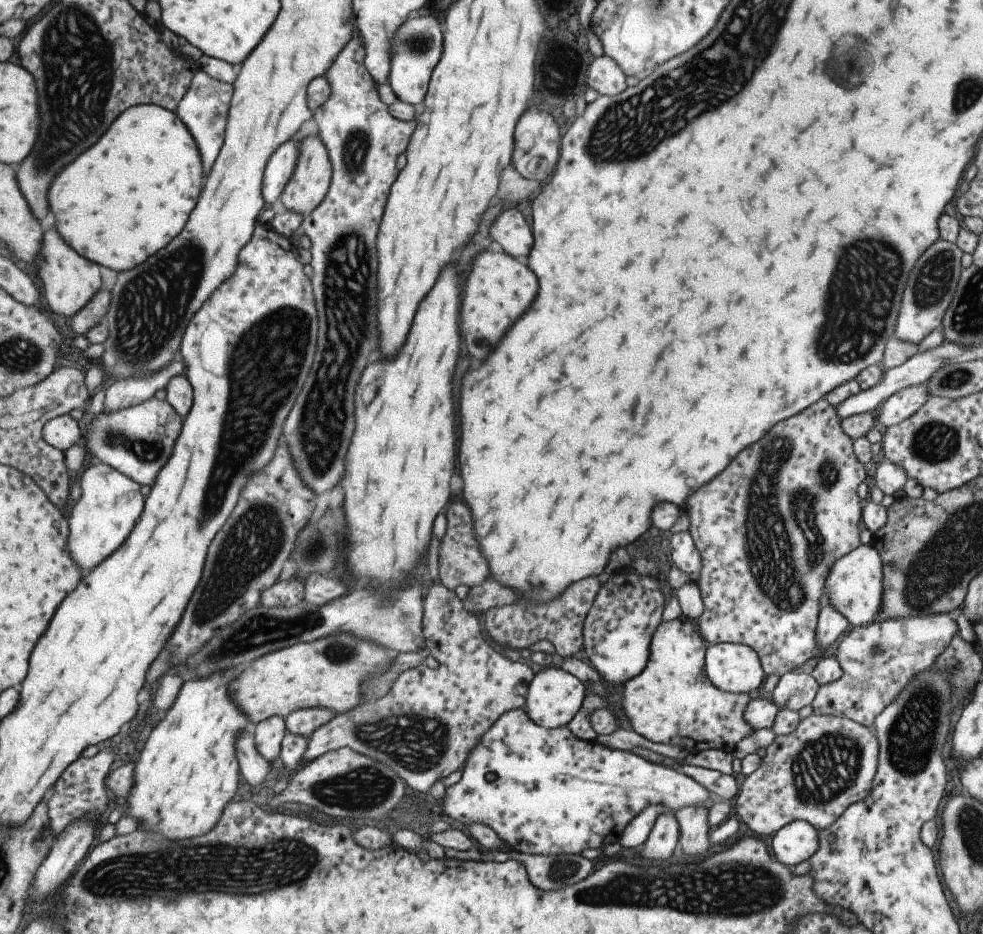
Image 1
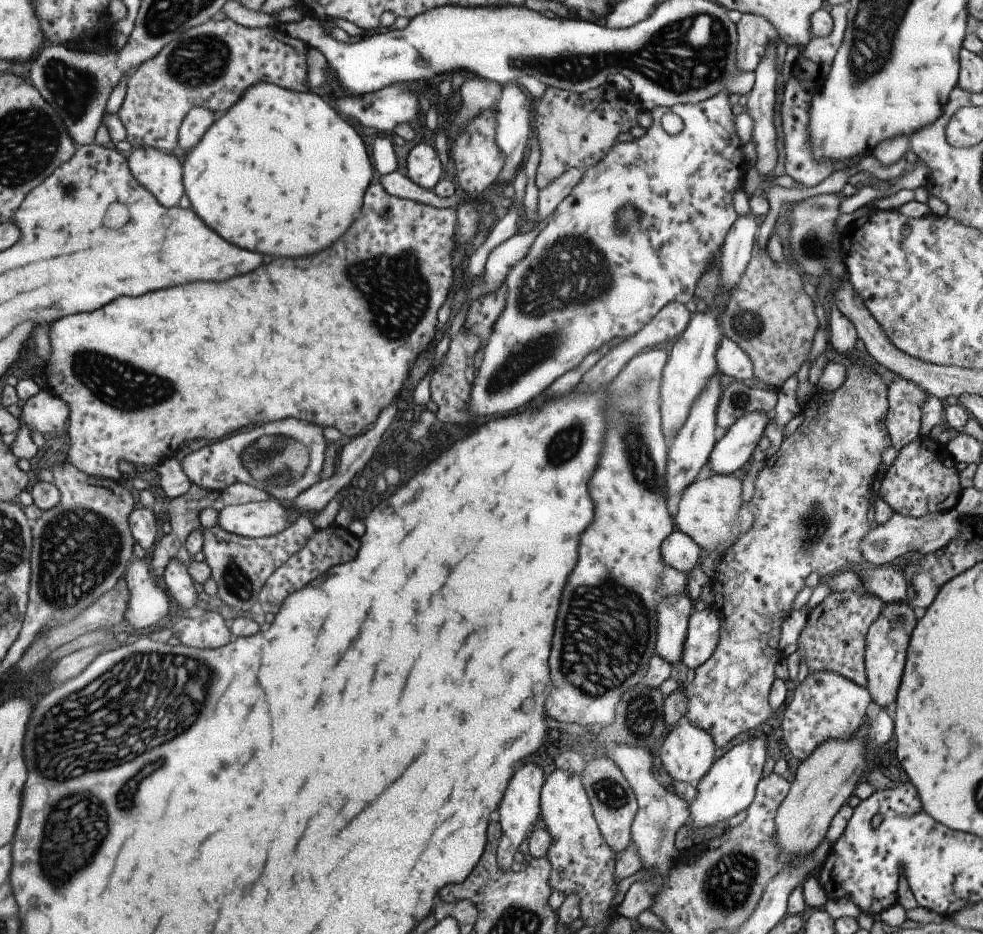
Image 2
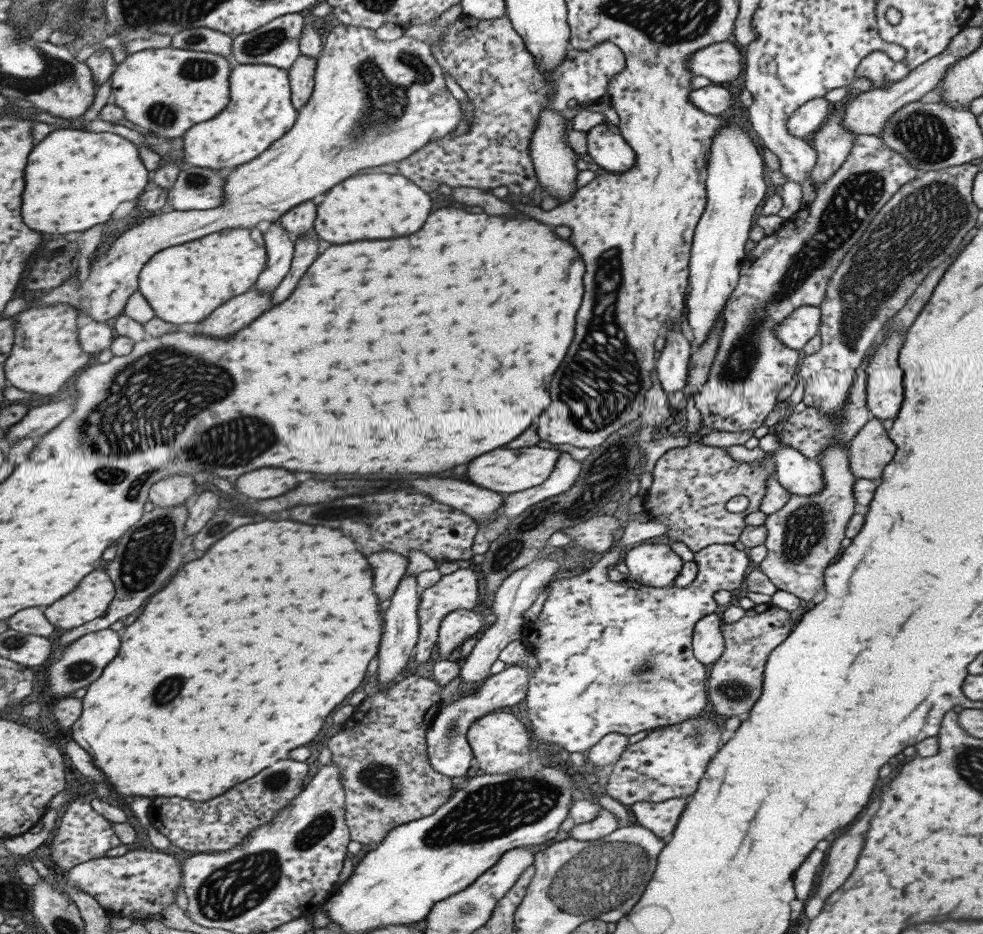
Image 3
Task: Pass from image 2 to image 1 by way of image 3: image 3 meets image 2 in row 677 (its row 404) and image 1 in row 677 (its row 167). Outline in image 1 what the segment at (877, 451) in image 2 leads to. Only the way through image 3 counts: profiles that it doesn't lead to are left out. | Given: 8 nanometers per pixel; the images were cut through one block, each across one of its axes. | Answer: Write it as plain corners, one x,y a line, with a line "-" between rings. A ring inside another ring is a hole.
941,613
929,614
929,616
908,616
895,620
882,620
880,623
869,623
867,626
856,626
847,629
836,641
831,652
841,668
841,676
837,680
825,685
818,685
817,694
811,700
812,713
825,716
840,716
852,720
855,724
861,724
873,730
875,716
893,700
897,694
909,684
909,680
915,678
919,672
929,667
935,658
947,648
949,640
955,636
957,624
954,614

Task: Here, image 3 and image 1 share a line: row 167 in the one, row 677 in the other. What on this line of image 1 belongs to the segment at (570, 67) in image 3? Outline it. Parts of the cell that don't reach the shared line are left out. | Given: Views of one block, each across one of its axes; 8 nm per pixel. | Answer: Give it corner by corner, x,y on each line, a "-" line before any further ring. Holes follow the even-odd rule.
428,579
426,582
421,624
427,652
437,660
438,668
429,669
422,663
405,670
395,678
382,698
370,699
319,724
307,738
301,762
308,763
325,752
347,747
388,766
409,788
425,793
439,778
463,768
469,752
501,714
523,708
533,672
525,664
505,657
486,638
482,619
465,612
455,593
439,581

